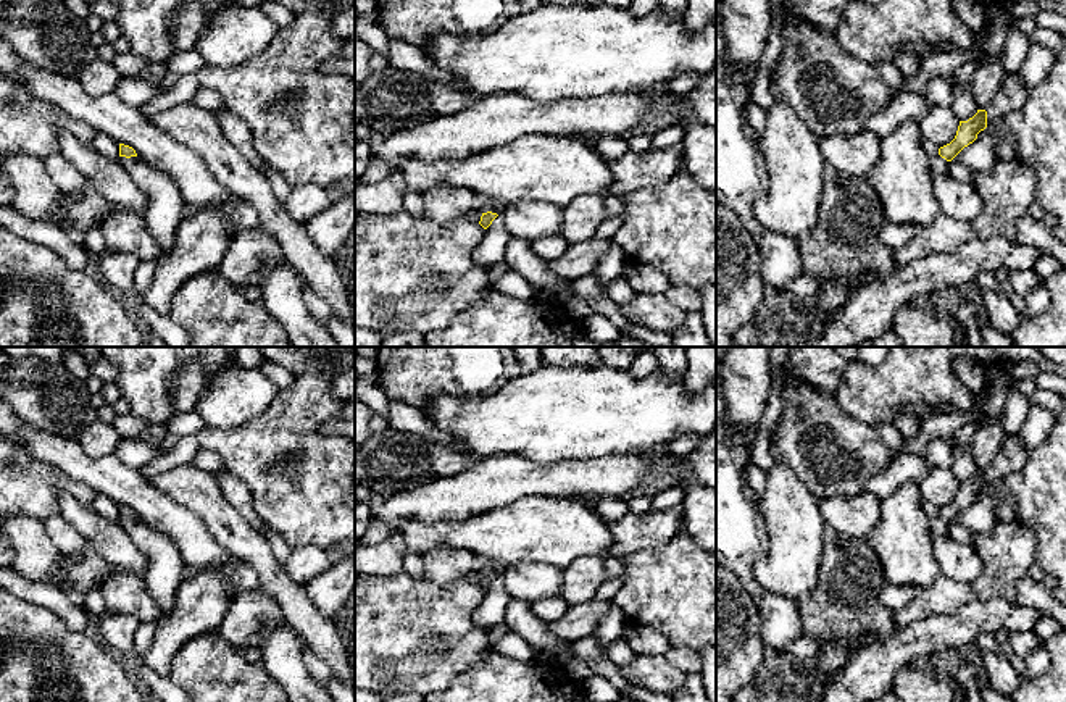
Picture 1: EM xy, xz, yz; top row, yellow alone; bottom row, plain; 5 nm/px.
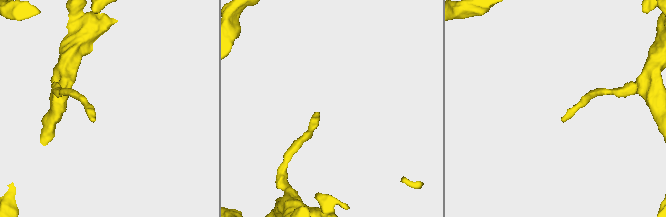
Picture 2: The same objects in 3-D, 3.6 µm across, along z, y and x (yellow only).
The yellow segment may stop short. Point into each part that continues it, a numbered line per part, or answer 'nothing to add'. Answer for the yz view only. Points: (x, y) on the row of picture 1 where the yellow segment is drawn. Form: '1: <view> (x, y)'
1: yz (939, 165)

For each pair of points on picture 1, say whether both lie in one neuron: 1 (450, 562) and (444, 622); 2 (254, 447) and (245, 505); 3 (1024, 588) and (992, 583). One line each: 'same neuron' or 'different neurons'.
1: different neurons
2: different neurons
3: different neurons

